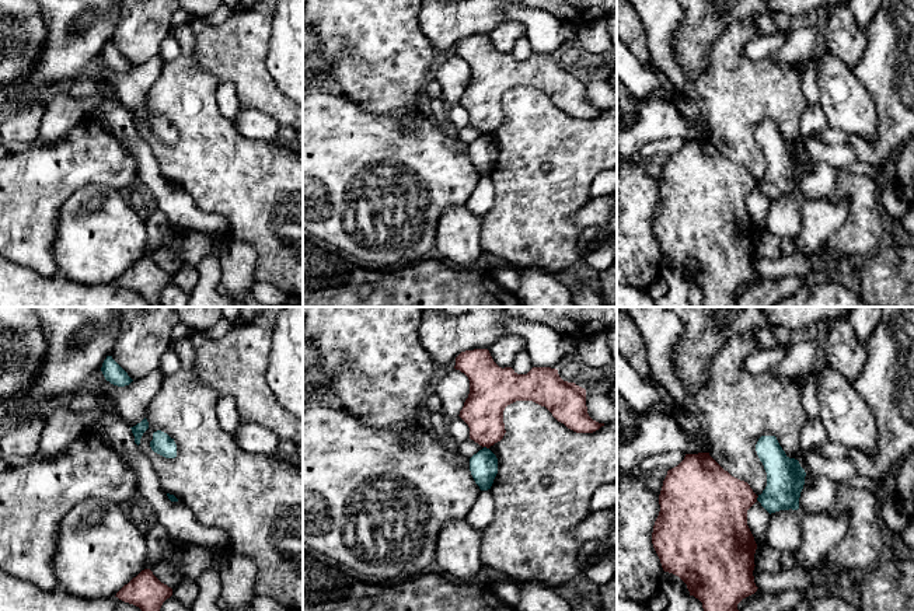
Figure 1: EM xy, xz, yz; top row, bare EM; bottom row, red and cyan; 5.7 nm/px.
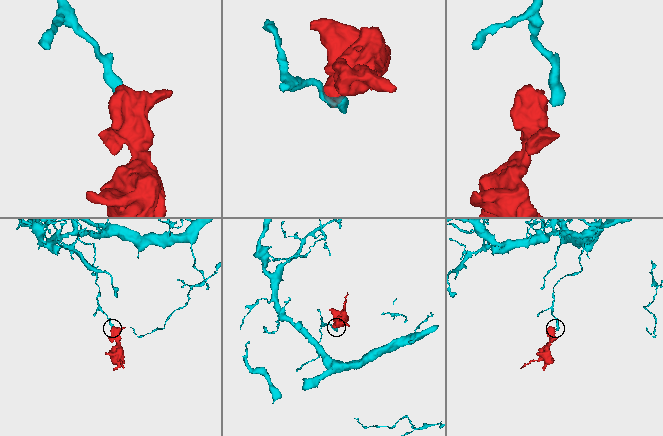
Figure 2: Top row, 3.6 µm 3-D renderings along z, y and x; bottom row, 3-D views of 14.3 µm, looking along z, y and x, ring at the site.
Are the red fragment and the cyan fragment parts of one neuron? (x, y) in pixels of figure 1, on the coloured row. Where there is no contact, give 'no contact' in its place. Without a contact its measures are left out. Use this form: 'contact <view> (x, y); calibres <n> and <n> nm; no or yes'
contact xz (487, 447); calibres 240 and 160 nm; no

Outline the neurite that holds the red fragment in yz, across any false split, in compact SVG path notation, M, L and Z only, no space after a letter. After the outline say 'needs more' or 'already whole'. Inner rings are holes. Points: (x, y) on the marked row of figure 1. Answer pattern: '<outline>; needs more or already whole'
M709 453L686 454L684 460L667 471L659 495L660 512L653 526L652 544L664 572L678 576L702 603L704 611L739 611L737 604L754 594L754 554L757 544L747 526L747 510L757 502L750 485L732 476Z; already whole

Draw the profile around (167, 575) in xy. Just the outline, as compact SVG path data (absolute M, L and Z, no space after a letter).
M165 561L151 565L150 570L161 583L167 584L172 590L178 586L181 580L179 573Z

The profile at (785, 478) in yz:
M761 436L756 451L767 472L767 486L757 500L770 514L798 510L806 476L799 461L785 454L775 436Z

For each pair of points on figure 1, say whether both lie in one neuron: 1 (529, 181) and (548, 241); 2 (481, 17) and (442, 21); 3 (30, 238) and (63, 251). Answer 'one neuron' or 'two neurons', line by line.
1: one neuron
2: one neuron
3: two neurons

